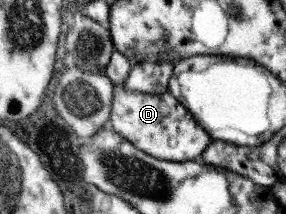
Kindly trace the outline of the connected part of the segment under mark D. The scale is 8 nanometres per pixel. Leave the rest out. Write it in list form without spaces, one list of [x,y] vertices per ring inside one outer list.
[[[115,86],[109,122],[113,130],[132,142],[136,149],[164,161],[198,160],[211,137],[196,123],[188,110],[170,92],[140,93]]]

